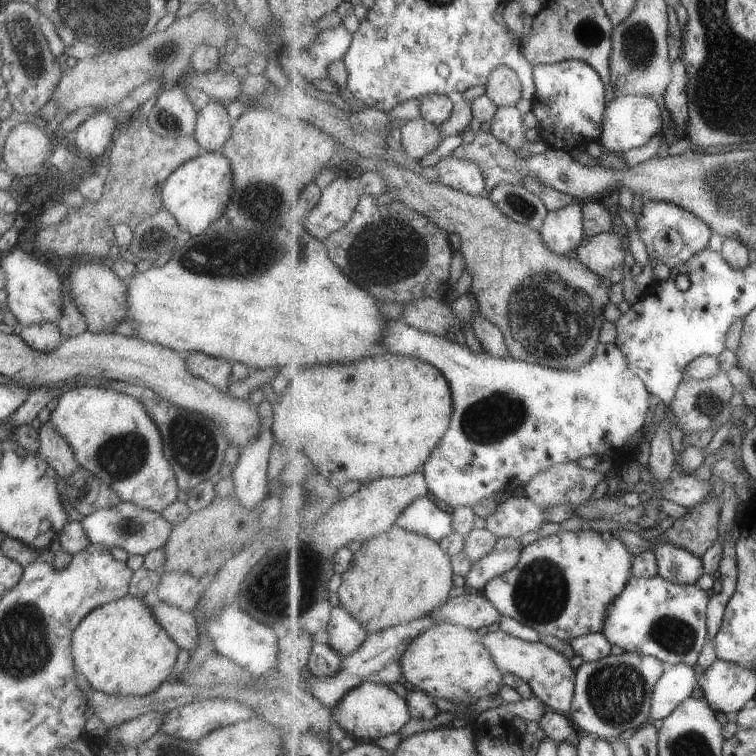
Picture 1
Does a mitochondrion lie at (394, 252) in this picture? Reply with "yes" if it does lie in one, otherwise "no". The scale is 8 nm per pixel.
yes

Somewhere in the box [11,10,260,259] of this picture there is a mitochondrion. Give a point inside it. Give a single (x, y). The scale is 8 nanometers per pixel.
(164, 52)

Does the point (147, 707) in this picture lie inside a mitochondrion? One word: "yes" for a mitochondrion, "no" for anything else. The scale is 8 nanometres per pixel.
no

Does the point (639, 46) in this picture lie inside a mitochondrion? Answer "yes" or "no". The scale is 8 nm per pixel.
yes

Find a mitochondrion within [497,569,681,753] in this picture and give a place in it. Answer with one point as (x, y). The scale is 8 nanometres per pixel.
(614, 692)

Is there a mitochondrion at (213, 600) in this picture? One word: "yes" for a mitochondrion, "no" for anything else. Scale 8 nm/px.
no

